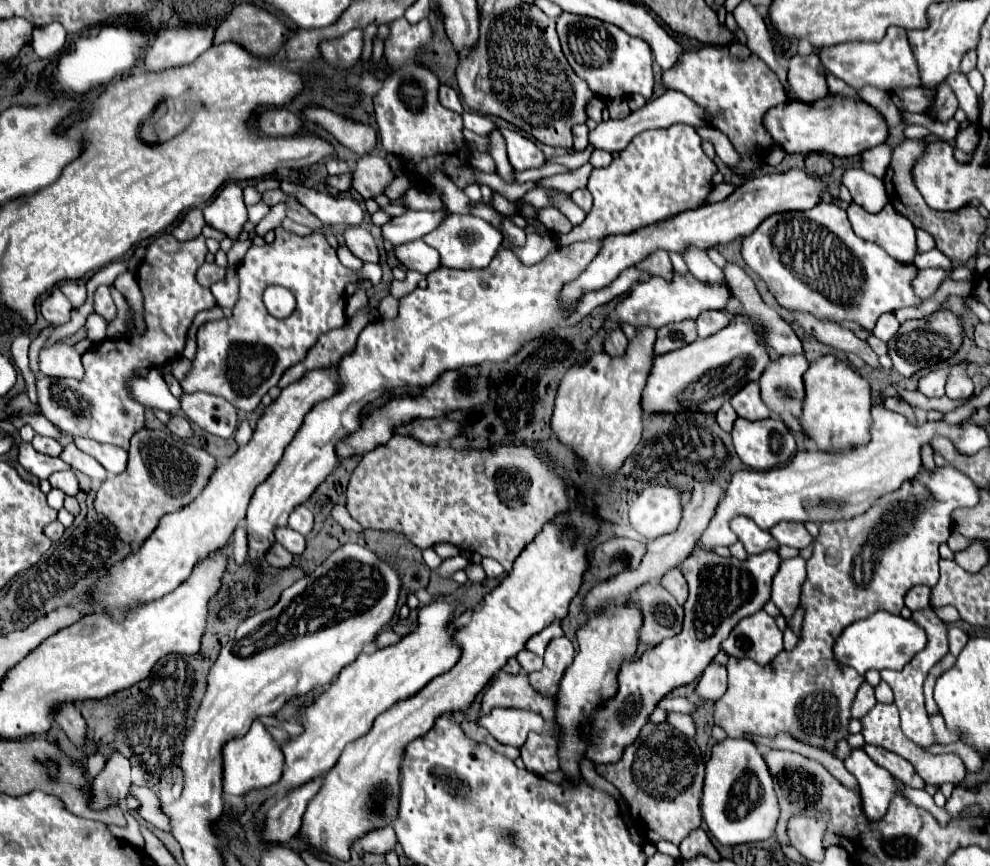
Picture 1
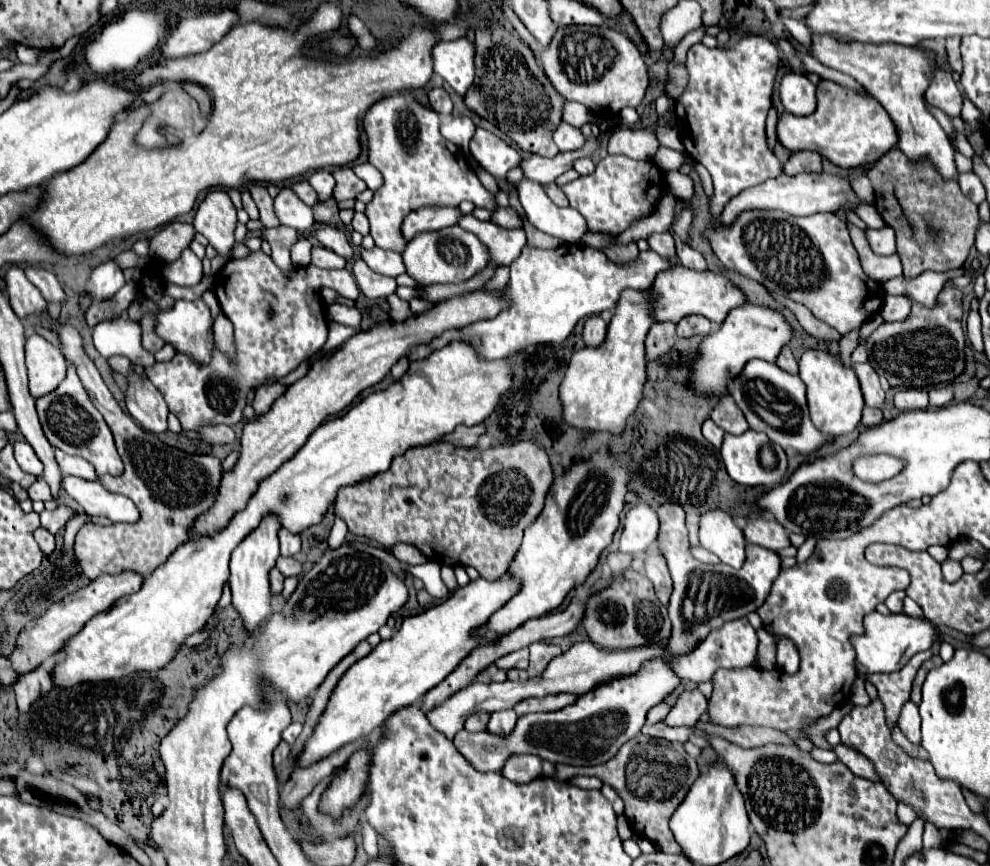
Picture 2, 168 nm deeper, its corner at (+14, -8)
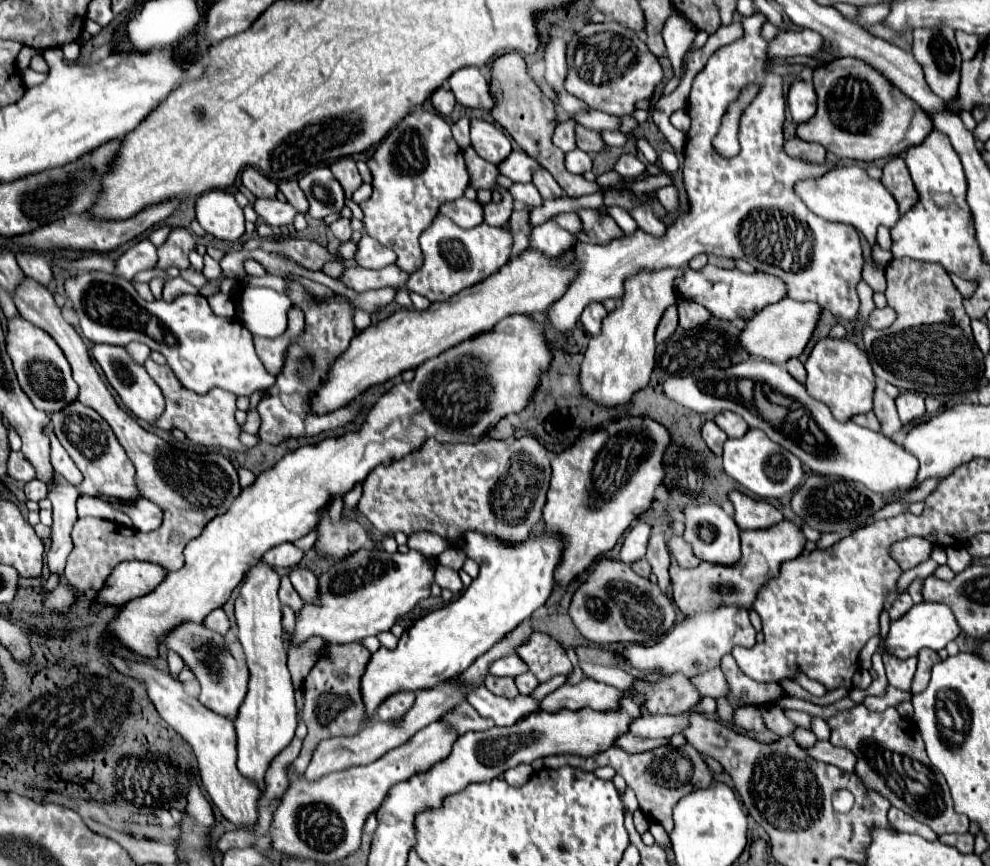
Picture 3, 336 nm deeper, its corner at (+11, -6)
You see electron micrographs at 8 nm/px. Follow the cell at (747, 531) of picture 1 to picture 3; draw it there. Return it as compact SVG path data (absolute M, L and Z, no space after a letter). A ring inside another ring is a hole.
M693 505L685 507L685 533L683 539L685 543L691 545L693 555L701 561L709 563L719 563L719 565L733 565L741 559L741 547L739 547L739 527L735 521L719 507L719 505Z

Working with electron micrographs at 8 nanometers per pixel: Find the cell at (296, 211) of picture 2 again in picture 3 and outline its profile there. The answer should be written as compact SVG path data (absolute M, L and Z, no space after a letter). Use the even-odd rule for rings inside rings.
M261 197L255 199L253 209L265 223L269 223L273 227L293 223L293 217L297 213L289 203L281 203L279 199L261 199Z

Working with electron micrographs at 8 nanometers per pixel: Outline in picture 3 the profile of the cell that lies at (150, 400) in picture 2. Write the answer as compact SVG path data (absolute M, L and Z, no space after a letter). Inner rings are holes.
M93 345L91 349L91 357L101 365L109 385L117 391L117 395L121 397L123 405L127 409L131 409L135 413L135 417L147 421L147 423L153 423L163 407L165 407L165 401L163 401L163 393L161 389L157 387L157 383L149 377L149 373L145 371L145 367L141 363L137 363L127 351L125 347L115 347L115 345Z

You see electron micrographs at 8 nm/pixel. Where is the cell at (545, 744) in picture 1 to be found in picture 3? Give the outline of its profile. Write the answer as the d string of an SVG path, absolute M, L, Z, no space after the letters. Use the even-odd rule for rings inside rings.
M517 765L517 767L513 767L513 769L509 769L509 771L505 771L505 781L509 783L509 785L523 785L523 783L527 783L529 781L529 777L531 777L531 773L533 773L533 769L531 769L531 765Z

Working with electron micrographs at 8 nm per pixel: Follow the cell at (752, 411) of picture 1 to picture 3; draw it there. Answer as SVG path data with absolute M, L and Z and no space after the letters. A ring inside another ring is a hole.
M723 411L719 415L715 415L715 423L729 435L729 437L743 437L749 431L749 425L745 423L745 419L741 419L737 413L731 411Z

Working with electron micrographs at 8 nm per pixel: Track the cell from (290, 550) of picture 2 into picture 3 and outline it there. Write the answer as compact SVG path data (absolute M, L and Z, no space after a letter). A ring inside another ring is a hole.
M281 543L273 549L269 549L265 555L263 555L263 561L277 569L277 567L283 567L283 569L291 569L295 567L299 561L303 559L303 551L297 549L293 543Z

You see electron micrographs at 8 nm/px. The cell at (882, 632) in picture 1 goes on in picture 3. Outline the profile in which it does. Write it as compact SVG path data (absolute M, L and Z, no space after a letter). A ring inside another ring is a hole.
M923 601L919 605L913 605L907 615L903 615L901 619L891 623L891 629L889 629L889 635L885 639L883 649L895 653L899 659L907 659L911 655L917 655L925 647L933 649L933 651L945 649L947 643L953 641L959 633L961 633L961 629L957 627L957 619L945 603L927 603L927 601Z

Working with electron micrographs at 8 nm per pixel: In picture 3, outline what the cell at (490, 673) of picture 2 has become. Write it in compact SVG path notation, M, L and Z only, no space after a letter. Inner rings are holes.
M487 675L483 685L495 693L495 695L501 695L501 697L507 697L507 699L515 699L519 695L515 683L511 677L493 677L493 675Z

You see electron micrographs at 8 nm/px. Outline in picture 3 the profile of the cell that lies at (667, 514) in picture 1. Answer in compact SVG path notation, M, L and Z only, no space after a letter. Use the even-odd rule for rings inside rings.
M639 521L631 527L631 531L627 533L625 541L623 541L623 547L621 547L621 561L631 565L635 563L637 559L645 557L645 549L647 549L647 541L649 541L649 533L651 533L651 525L645 523L645 521Z

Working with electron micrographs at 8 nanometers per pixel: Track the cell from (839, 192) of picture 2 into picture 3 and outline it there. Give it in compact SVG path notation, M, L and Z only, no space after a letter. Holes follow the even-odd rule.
M855 165L837 167L819 179L807 179L803 183L797 183L795 191L815 215L827 221L841 221L853 225L865 235L871 247L875 245L879 225L891 229L899 221L899 205L893 195L879 181L871 179L865 169Z

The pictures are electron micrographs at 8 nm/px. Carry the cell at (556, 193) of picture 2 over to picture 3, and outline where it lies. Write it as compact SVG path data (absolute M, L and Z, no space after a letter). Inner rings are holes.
M537 169L533 173L533 185L541 193L541 199L559 199L563 195L563 191L557 185L557 181L553 179L553 175L545 169Z

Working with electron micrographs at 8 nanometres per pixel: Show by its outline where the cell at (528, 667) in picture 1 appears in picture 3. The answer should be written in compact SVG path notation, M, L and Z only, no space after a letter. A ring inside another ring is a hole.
M527 671L527 673L523 673L523 675L519 675L519 677L515 679L515 685L517 685L517 689L519 689L521 695L531 695L531 693L537 689L539 681L535 679L533 673Z

